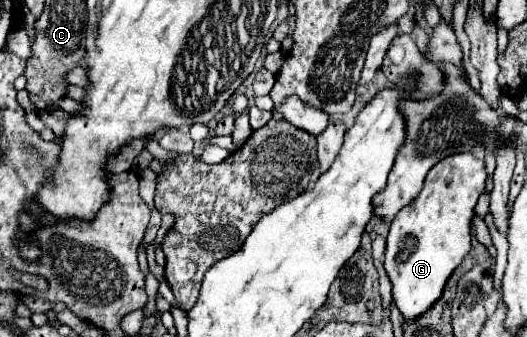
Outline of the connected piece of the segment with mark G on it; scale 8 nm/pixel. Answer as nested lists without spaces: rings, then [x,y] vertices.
[[[455,153],[441,159],[427,173],[415,203],[403,207],[391,223],[385,271],[393,285],[393,301],[405,321],[415,321],[439,301],[447,279],[471,249],[471,217],[485,189],[485,163],[471,153]]]

